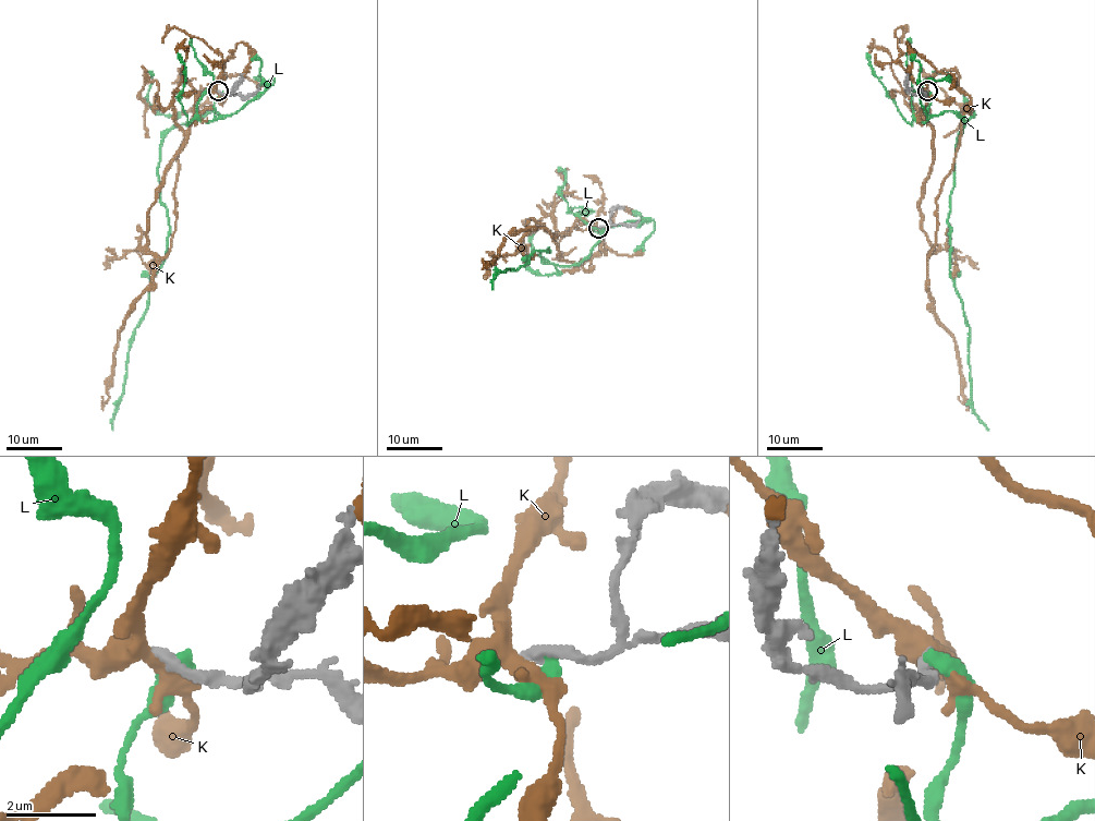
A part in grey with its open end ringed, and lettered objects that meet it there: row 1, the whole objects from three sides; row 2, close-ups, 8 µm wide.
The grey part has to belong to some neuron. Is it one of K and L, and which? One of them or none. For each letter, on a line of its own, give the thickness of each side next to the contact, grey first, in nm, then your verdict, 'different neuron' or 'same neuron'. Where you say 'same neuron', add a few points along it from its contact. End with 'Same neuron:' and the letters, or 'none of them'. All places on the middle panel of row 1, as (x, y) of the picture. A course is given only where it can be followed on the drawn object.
K: 240 nm thick on the grey side, 360 nm on the other; different neuron
L: 280 nm thick on the grey side, 340 nm on the other; different neuron
Same neuron: none of them

